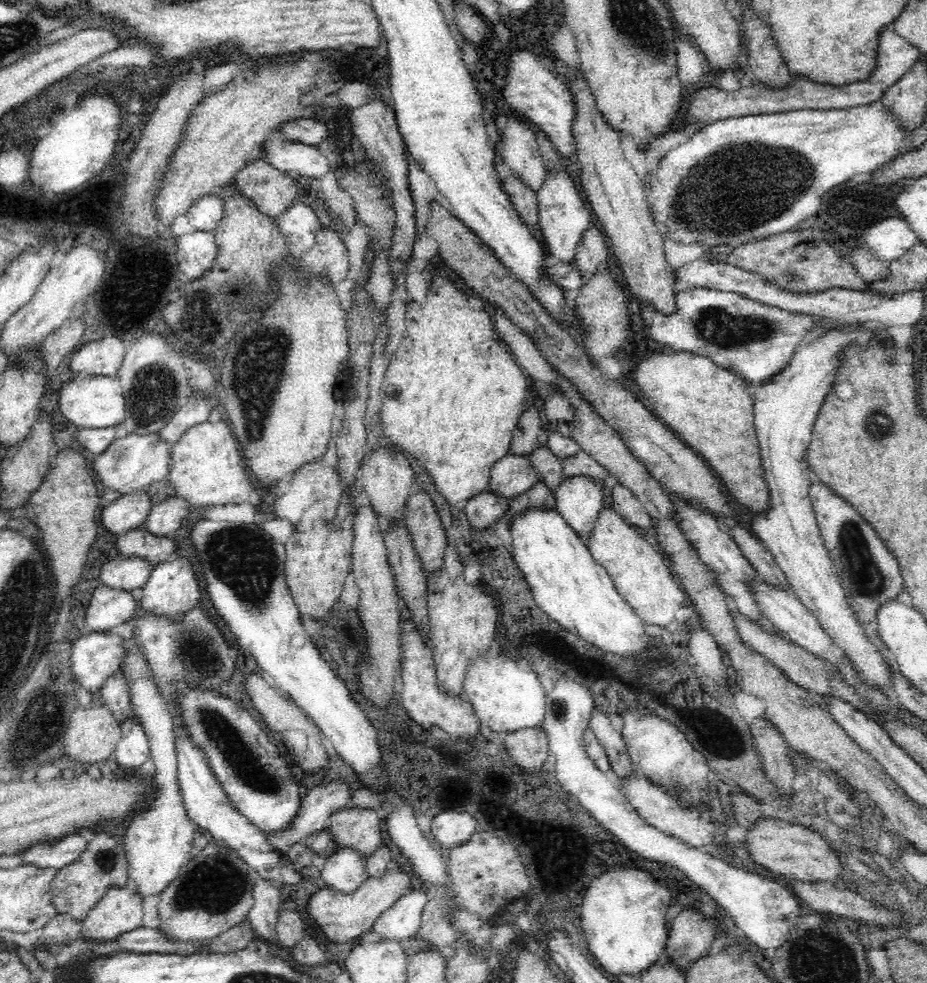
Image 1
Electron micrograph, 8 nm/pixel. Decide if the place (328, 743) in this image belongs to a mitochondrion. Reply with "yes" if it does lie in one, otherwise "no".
no

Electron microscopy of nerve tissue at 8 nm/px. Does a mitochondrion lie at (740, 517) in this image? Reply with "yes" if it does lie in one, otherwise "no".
no

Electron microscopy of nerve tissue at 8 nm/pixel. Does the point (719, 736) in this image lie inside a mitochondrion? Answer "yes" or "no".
no

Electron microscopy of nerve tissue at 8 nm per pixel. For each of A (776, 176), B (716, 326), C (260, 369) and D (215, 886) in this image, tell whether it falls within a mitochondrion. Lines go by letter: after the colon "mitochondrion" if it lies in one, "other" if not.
A: mitochondrion
B: mitochondrion
C: mitochondrion
D: mitochondrion

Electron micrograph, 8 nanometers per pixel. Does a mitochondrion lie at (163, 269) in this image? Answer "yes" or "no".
no

